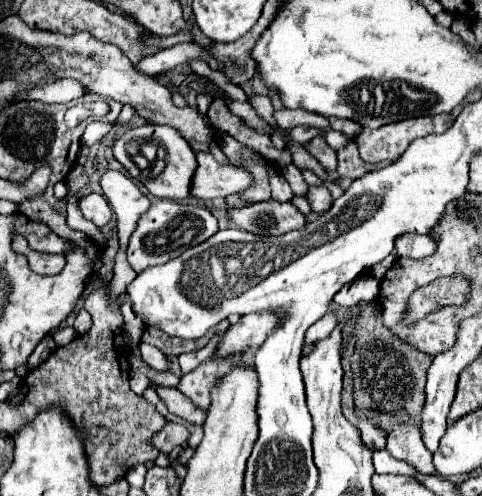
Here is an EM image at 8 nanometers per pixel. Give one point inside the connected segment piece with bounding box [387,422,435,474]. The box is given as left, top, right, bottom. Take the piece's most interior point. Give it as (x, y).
(405, 443)

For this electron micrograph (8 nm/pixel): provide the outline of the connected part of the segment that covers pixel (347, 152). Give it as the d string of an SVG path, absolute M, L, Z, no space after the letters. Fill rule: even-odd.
M353 140L345 148L341 148L337 152L337 158L339 158L339 166L337 166L339 176L349 176L351 180L357 180L359 176L363 176L363 174L367 174L367 172L371 172L375 168L381 169L388 166L388 162L386 161L379 162L379 164L367 164L367 162L363 162Z

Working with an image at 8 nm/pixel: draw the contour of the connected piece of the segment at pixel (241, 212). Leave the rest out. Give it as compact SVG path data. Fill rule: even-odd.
M255 202L241 208L227 208L227 216L241 230L259 236L279 236L289 230L299 230L305 224L305 216L291 202Z

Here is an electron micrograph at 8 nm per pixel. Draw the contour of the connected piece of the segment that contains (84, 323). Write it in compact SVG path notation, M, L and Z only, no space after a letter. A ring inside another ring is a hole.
M79 310L77 318L75 318L75 324L73 324L75 332L77 332L77 334L85 334L85 332L89 330L89 324L91 324L91 320L89 320L89 312L87 312L87 310Z

